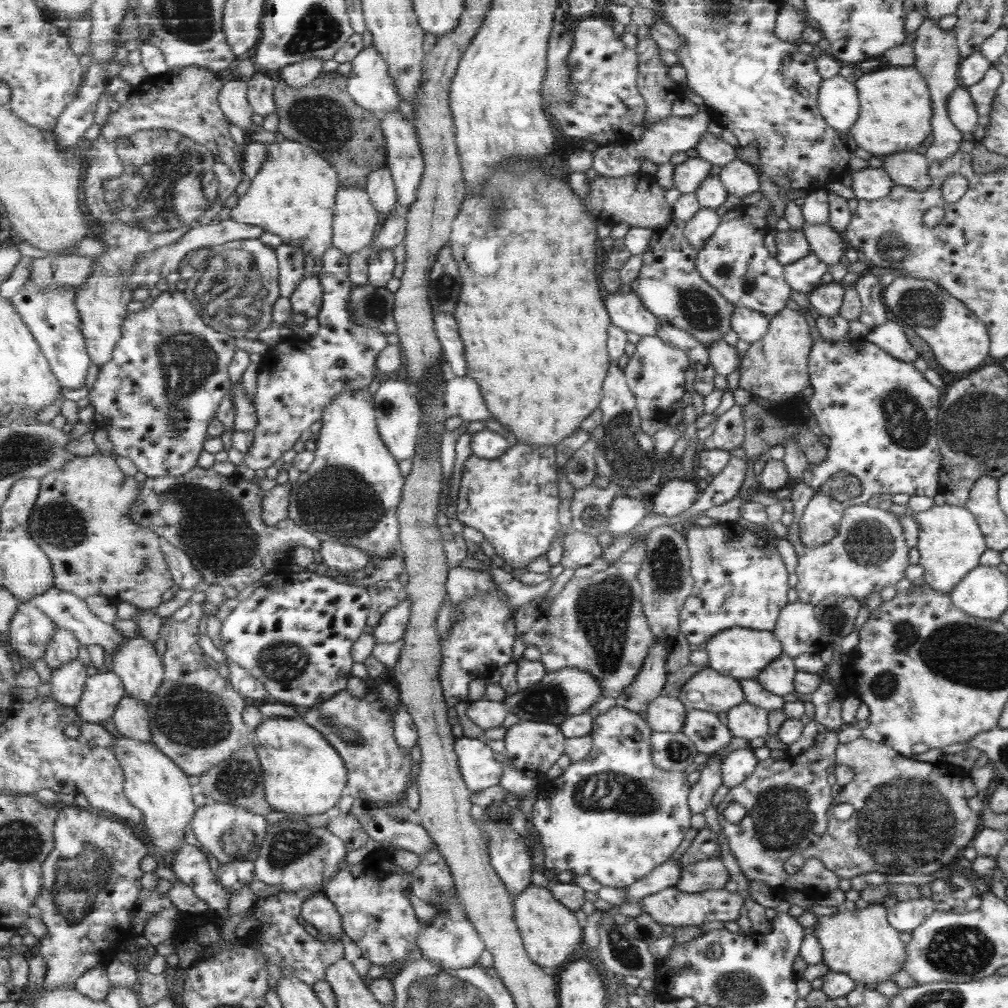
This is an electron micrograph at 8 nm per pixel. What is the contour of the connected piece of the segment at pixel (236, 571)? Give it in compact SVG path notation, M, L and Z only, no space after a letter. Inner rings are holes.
M198 465L184 476L149 477L142 484L142 494L133 506L132 517L138 524L154 529L164 540L167 539L178 548L183 548L192 557L196 568L204 573L205 580L211 584L224 586L229 598L236 598L248 586L262 580L266 574L272 571L279 572L278 566L290 561L289 556L294 553L296 547L306 546L320 551L324 544L312 531L298 525L292 518L283 520L276 526L266 523L264 514L267 494L268 492L252 480L245 480L237 474L224 476L215 472L212 467L206 469ZM164 502L178 502L188 512L182 518L182 522L174 526L166 522L158 522Z

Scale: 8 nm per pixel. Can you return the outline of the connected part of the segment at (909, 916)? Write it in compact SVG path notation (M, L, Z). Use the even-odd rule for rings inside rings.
M928 897L898 901L888 908L888 921L899 931L912 931L918 928L934 911L932 899Z

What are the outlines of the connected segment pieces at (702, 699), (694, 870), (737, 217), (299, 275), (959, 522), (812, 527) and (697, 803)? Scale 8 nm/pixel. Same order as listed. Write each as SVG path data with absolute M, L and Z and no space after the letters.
M710 666L688 680L678 697L684 701L689 710L712 713L728 712L745 701L740 681Z
M718 856L688 865L676 888L682 888L683 892L696 895L698 892L705 892L706 890L726 889L728 880L731 880L731 875L722 858Z
M762 196L754 205L742 204L728 210L720 218L716 232L698 252L698 273L734 307L745 307L771 318L784 308L791 298L792 288L786 283L784 266L770 256L764 237L771 229L768 224L772 200Z
M286 242L277 248L281 261L281 297L292 299L306 279L305 249Z
M952 504L934 505L930 510L911 513L918 525L918 551L920 566L924 568L924 582L936 592L950 595L958 582L980 566L980 556L987 550L978 522L966 507Z
M847 338L831 342L825 342L821 339L817 340L817 342L813 344L813 348L810 350L808 356L808 372L809 386L812 386L814 389L814 396L812 396L812 400L806 405L808 405L810 411L814 413L823 434L830 438L830 443L827 446L826 460L817 465L813 465L812 463L808 464L802 475L802 481L813 490L812 498L806 505L801 520L798 523L800 541L807 548L818 548L821 547L822 544L826 544L827 541L833 540L834 536L838 534L838 527L840 526L840 520L842 520L844 510L854 505L866 503L866 500L874 493L879 492L880 494L888 493L892 495L906 493L911 497L934 497L939 493L940 481L938 481L938 476L941 471L940 460L942 460L942 455L938 448L936 428L938 426L939 404L944 396L943 390L930 384L930 382L924 378L924 374L914 367L914 364L908 364L908 362L902 362L902 360L890 356L885 350L882 350L882 348L879 348L872 342L866 341L864 338L858 340L850 340Z
M721 752L710 755L708 766L700 767L701 776L698 779L693 779L690 805L695 814L704 813L708 809L717 789L723 784L720 760L716 758Z

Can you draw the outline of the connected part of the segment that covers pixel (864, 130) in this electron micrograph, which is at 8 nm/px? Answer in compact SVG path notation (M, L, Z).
M884 66L858 76L854 83L860 96L860 110L848 134L851 146L882 157L894 152L916 151L932 132L930 90L922 74L912 67Z

